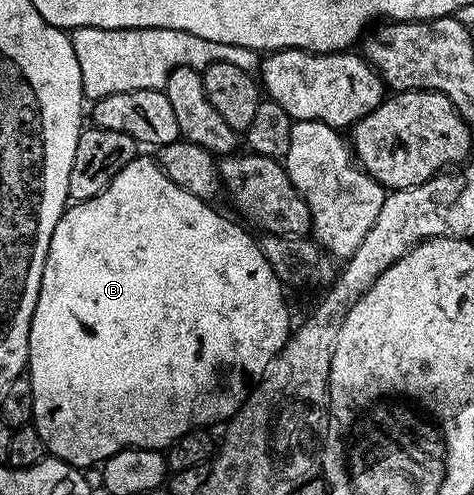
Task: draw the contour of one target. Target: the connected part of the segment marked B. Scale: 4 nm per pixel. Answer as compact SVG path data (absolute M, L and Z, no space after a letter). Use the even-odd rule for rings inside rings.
M153 158L132 160L115 174L113 181L98 196L66 207L55 226L55 234L51 234L51 246L47 250L41 289L29 331L27 375L33 391L31 423L39 430L50 457L89 470L92 464L100 465L125 448L168 449L190 429L201 430L209 426L205 424L232 418L241 409L247 390L256 385L269 369L270 362L280 354L291 331L289 308L285 305L286 289L275 270L271 270L271 262L267 262L255 236L253 240L254 233L248 227L240 228L235 221L220 216L213 207L212 203L175 186Z

